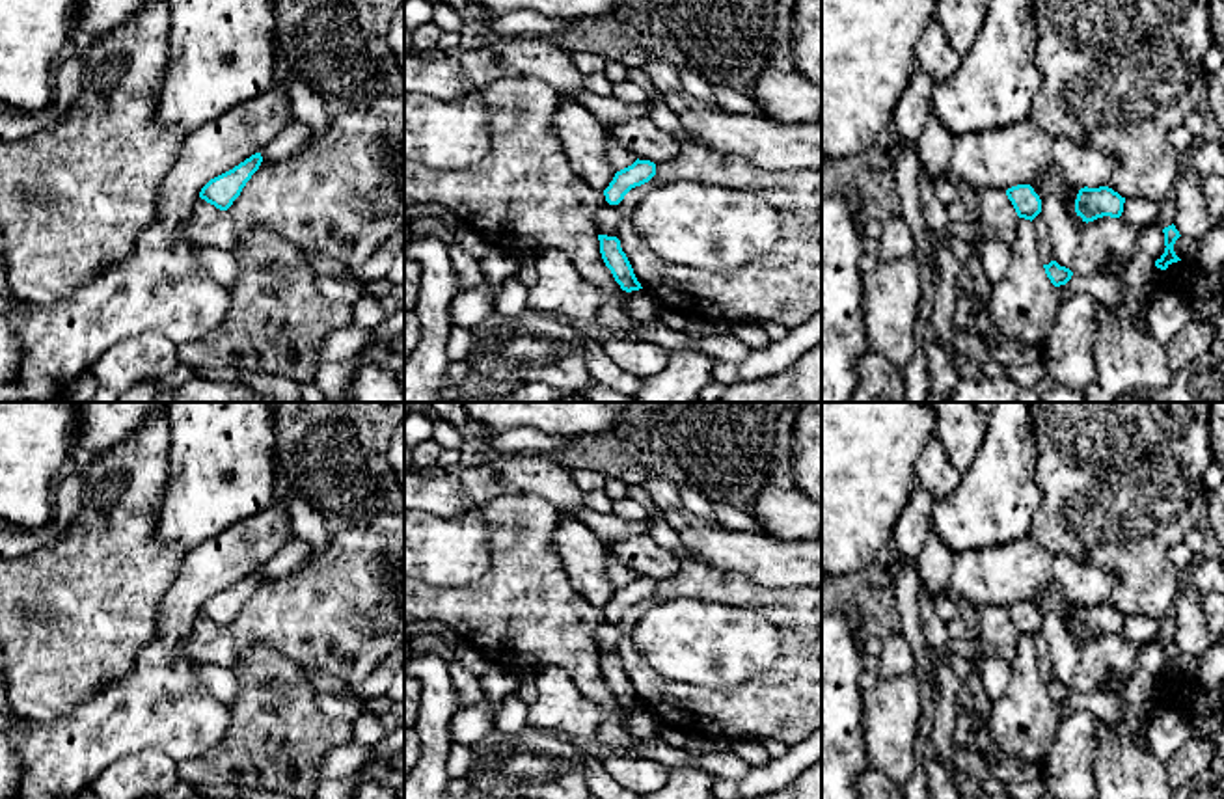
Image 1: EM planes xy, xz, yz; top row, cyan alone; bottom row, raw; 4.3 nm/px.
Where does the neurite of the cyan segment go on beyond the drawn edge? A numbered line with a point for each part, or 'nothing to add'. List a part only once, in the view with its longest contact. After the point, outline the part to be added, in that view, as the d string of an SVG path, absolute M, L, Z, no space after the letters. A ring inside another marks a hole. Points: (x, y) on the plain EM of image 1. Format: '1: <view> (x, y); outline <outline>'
nothing to add

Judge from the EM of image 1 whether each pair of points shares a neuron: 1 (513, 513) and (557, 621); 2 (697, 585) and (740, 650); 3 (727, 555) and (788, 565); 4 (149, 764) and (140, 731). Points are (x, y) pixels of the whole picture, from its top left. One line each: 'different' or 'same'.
1: same
2: different
3: same
4: different

